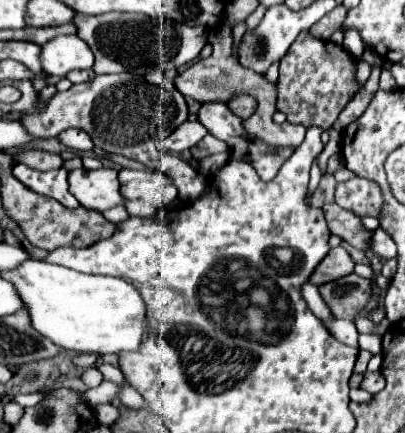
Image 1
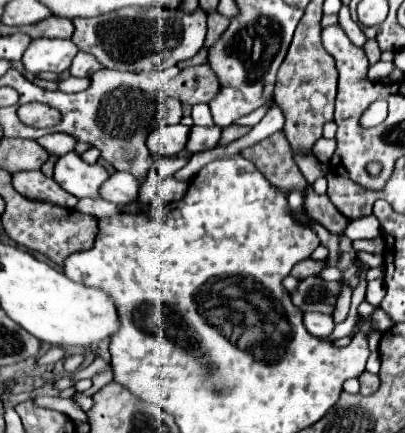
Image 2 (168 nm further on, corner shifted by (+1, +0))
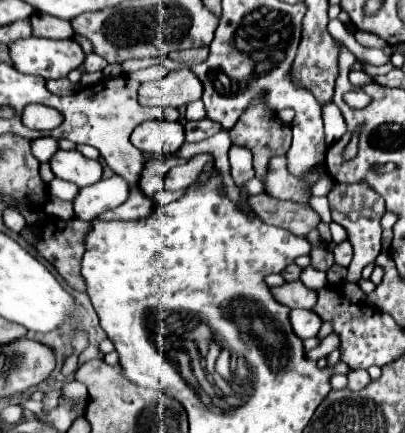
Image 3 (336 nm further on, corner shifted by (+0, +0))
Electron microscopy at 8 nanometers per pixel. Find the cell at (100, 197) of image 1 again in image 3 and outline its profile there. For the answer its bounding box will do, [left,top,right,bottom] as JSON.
[51,150,103,188]

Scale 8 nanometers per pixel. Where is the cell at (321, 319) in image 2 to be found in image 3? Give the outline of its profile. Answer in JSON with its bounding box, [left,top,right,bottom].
[291,310,323,340]

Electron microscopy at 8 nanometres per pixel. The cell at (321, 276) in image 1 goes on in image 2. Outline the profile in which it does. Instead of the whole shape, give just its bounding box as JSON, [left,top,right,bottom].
[290,260,326,280]

